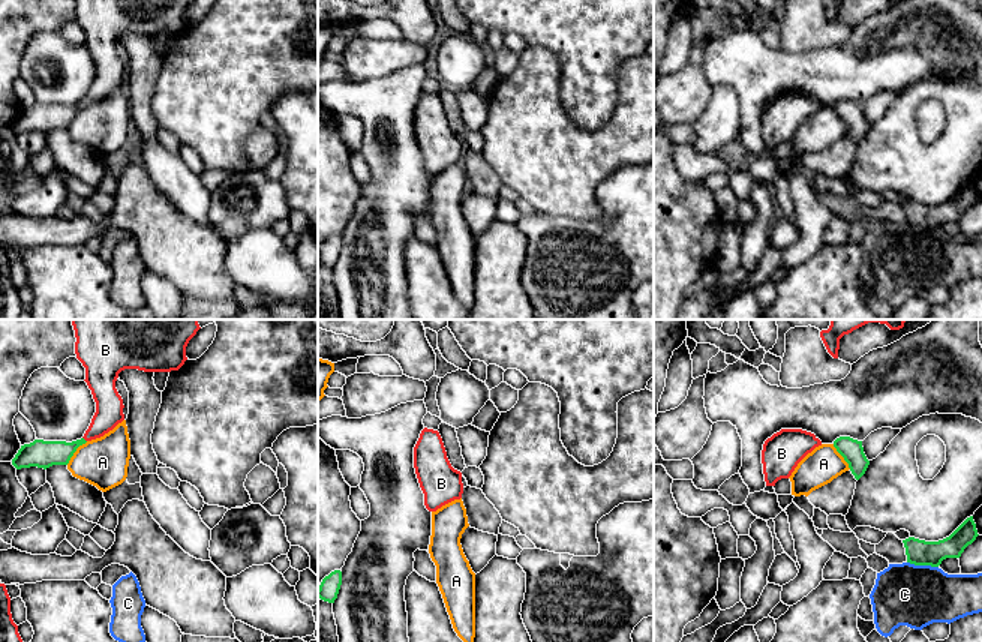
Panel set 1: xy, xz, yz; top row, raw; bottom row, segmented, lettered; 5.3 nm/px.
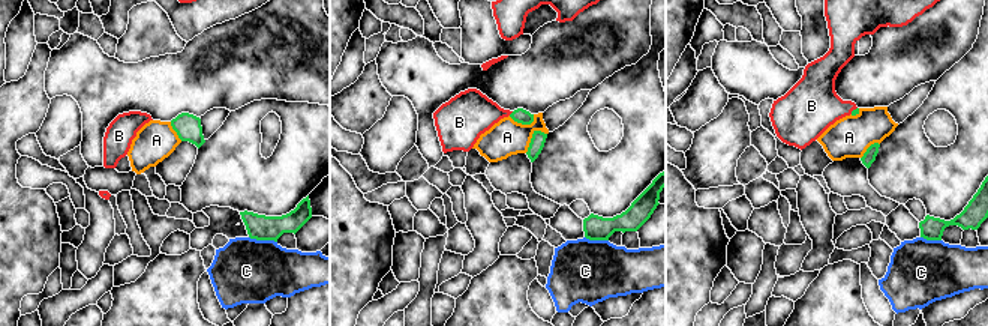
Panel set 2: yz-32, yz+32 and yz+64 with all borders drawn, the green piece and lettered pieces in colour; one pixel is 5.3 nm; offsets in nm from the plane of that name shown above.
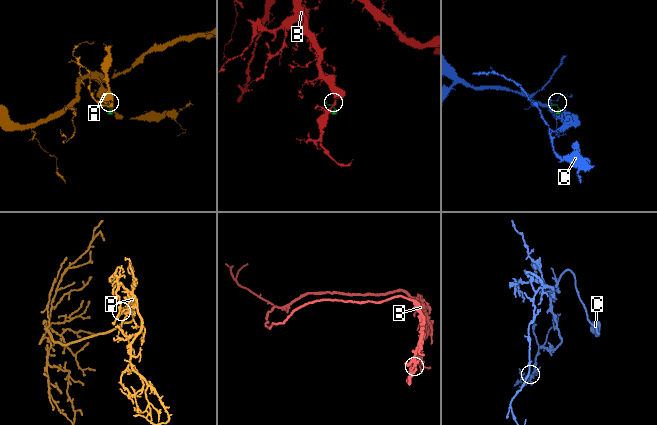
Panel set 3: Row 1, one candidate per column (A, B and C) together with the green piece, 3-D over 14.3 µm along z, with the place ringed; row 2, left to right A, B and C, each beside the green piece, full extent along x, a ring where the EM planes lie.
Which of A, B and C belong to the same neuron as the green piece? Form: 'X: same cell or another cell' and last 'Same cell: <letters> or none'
A: another cell
B: same cell
C: another cell
Same cell: B

